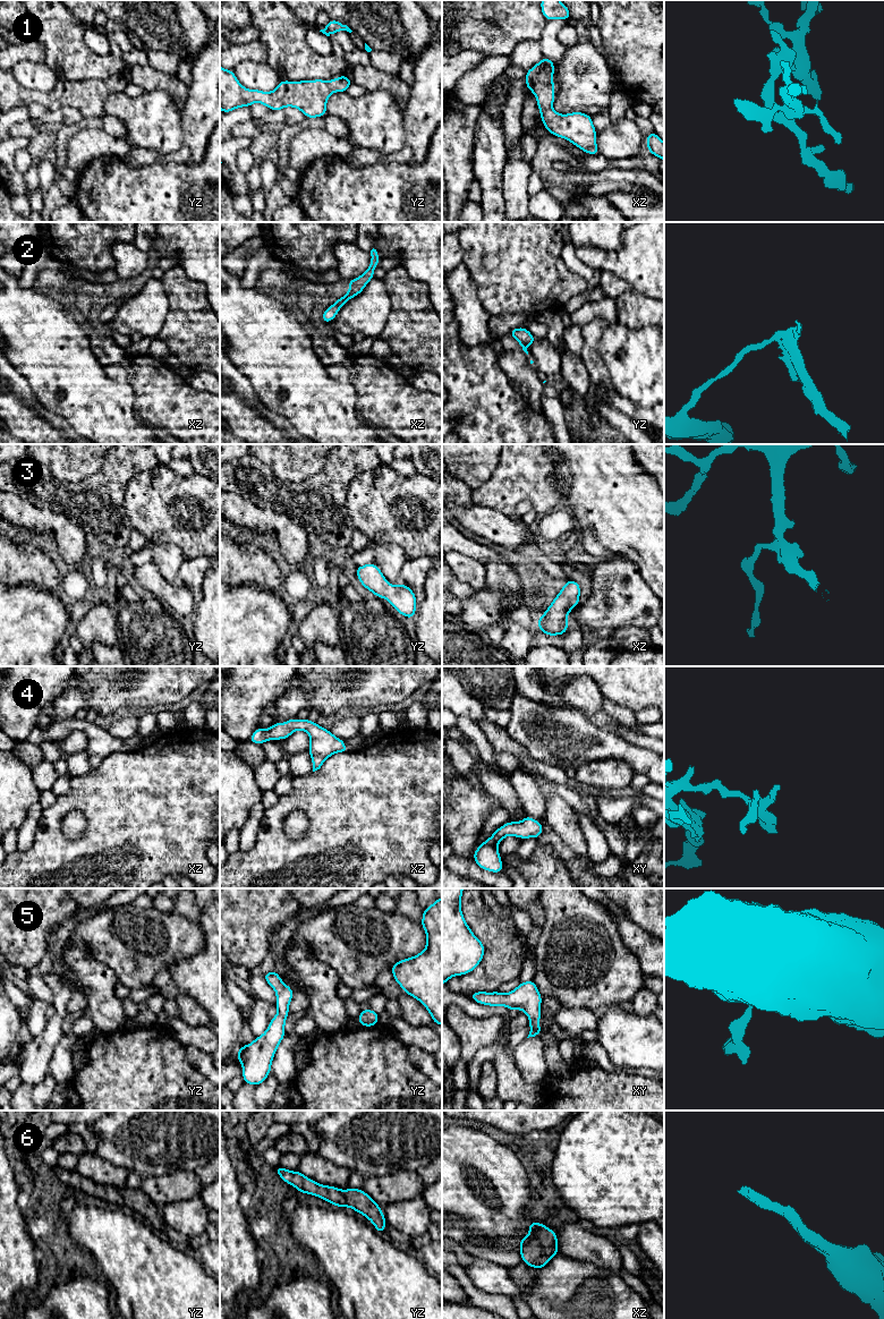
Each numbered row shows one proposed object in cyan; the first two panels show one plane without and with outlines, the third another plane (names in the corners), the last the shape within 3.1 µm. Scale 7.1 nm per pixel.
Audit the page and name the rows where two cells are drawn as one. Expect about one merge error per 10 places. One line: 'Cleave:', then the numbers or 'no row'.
Cleave: no row

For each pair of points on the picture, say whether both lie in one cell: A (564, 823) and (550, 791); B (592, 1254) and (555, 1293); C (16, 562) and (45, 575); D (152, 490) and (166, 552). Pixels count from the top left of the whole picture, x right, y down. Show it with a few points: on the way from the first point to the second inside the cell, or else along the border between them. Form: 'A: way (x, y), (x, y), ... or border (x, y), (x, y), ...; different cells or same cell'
A: way (559, 815), (553, 799); same cell
B: border (560, 1252), (588, 1261), (610, 1271); different cells
C: way (23, 562), (39, 570); same cell
D: border (147, 538), (175, 543), (185, 559); different cells

